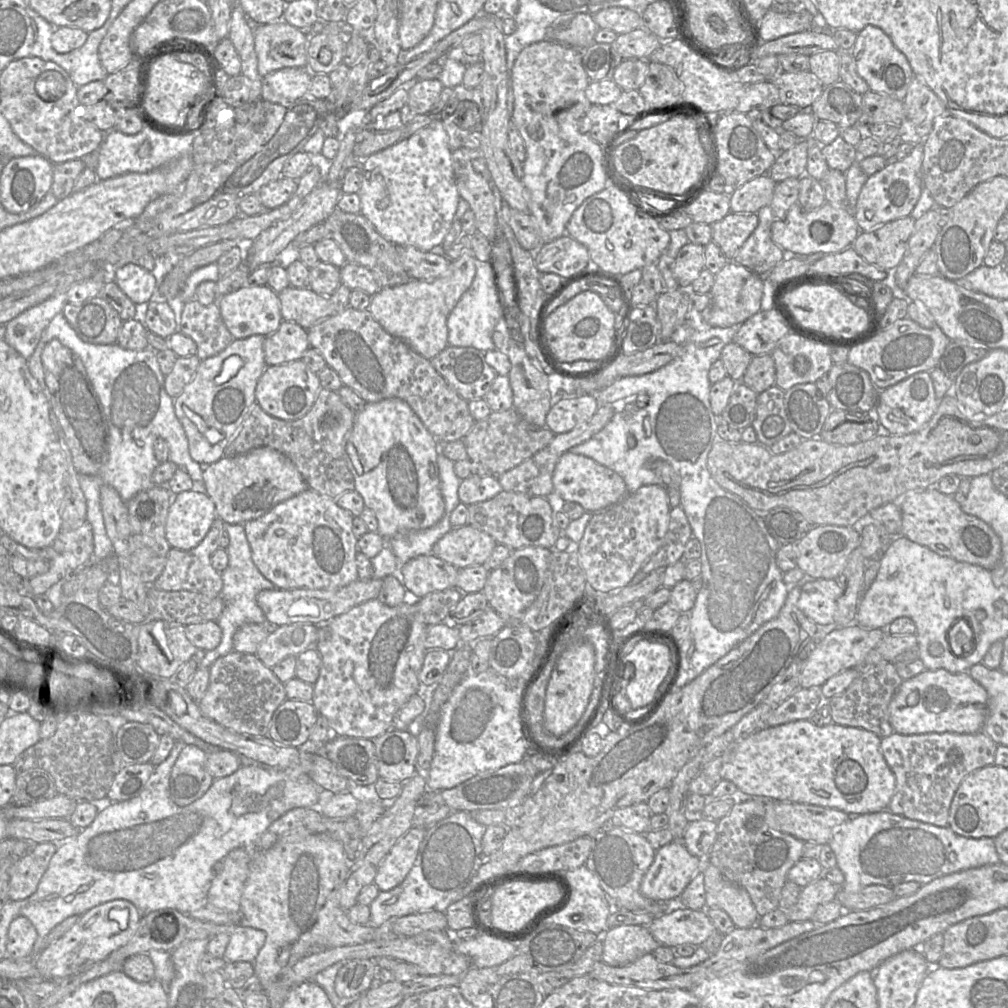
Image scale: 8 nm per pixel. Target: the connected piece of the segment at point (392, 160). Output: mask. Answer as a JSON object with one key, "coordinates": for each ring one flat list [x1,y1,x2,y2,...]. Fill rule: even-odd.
{"coordinates":[[441,119,432,121,408,138,358,161,363,180,358,191,361,214,376,231,395,246,411,246,423,252,440,250,447,235,460,200,452,165,452,151]]}

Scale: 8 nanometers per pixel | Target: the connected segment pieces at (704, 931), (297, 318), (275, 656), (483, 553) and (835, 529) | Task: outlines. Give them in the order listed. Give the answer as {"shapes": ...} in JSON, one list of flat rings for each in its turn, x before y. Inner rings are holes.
{"shapes":[[[686,907,676,909,672,912,665,912,656,916,649,924,648,929,660,945,670,948,675,948,682,944,699,946,714,932,718,932,707,915,706,910,691,910]],[[288,286,278,293,278,298,283,320,295,322,306,330,317,322,338,314,329,297,310,288]],[[309,622,281,625,273,629,260,643,256,656,273,668,288,656,297,656,317,642,318,626]],[[466,524,453,527,432,549,436,557,457,569,482,565,492,554,497,542,487,533]],[[815,525,798,542,797,567,803,570,808,578,837,579,843,572,850,554,860,546,859,527,837,525]]]}

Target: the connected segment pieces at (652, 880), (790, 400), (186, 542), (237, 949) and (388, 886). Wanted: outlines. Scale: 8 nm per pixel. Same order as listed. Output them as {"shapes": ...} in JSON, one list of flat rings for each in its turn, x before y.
{"shapes":[[[673,840,656,850,654,860,641,881,641,894,655,902,667,902,679,897,701,870,704,860,692,855,681,840]],[[802,383,785,390,784,405,792,431,802,439,818,437,832,410,815,383]],[[205,491,180,492,168,510,166,539,171,548,189,551,204,539,216,519,215,504]],[[243,922,230,929,230,940,224,953,228,962,253,963,266,941,264,931]],[[412,827,392,847,374,879,380,891,389,891,405,880,415,863,425,833,424,828]]]}

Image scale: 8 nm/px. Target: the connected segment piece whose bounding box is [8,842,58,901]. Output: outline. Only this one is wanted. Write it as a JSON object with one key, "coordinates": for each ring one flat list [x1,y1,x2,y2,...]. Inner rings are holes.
{"coordinates":[[39,843,34,845,28,853,14,860,9,868,8,896,10,900,26,899,37,890,57,849,58,843]]}

